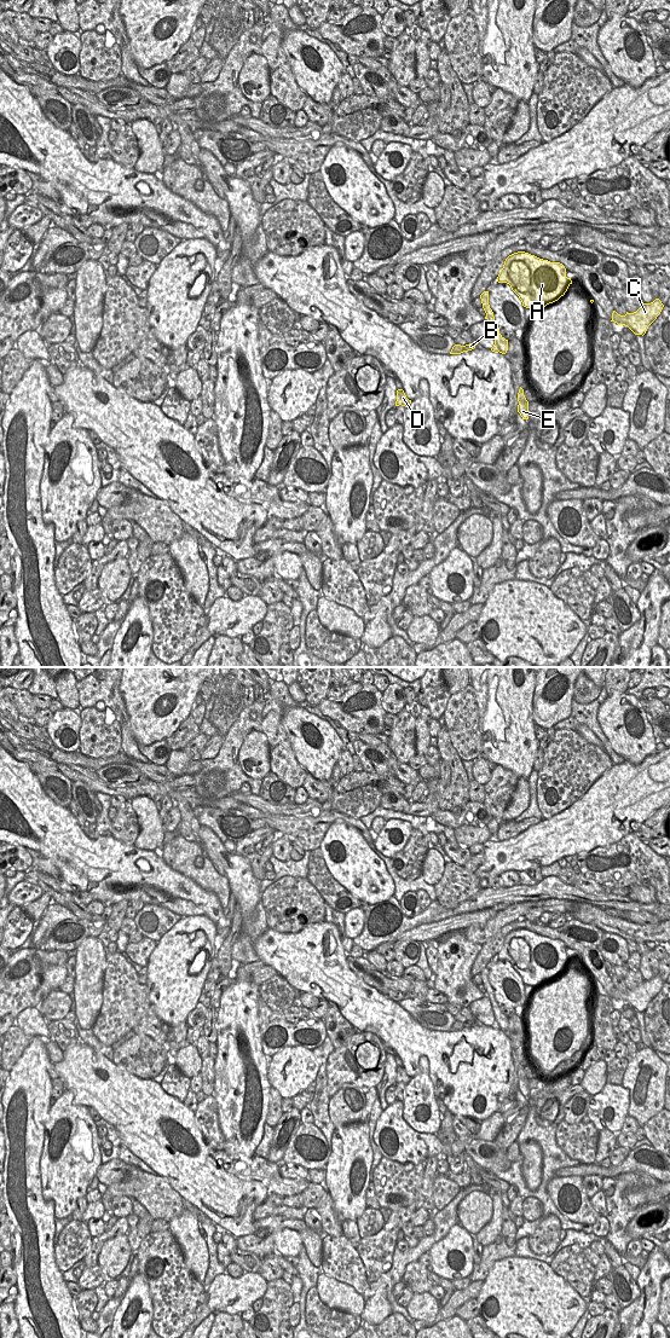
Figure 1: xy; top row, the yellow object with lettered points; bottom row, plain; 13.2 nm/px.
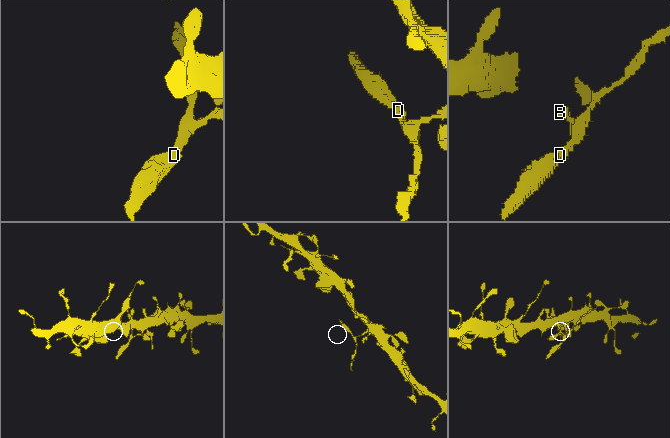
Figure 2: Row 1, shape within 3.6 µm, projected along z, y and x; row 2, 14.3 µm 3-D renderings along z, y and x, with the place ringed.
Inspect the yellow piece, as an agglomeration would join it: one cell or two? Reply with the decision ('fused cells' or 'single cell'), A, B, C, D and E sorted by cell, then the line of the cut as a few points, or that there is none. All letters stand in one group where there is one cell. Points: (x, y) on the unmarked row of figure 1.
fused cells; groups A C E / B D; cut xy (495, 1019), (500, 1027)

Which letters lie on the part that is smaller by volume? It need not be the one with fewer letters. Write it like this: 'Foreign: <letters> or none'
Foreign: B, D.

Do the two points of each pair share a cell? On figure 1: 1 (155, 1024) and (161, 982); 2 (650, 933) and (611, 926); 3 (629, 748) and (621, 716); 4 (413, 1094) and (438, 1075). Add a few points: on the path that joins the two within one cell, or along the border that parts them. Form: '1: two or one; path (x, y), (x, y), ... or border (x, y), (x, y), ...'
1: two; border (150, 1005), (169, 1025), (177, 1026), (184, 1021)
2: one; path (640, 933), (621, 927)
3: one; path (625, 740), (614, 729), (618, 724)
4: two; border (421, 1055), (427, 1059), (428, 1077), (435, 1099)

